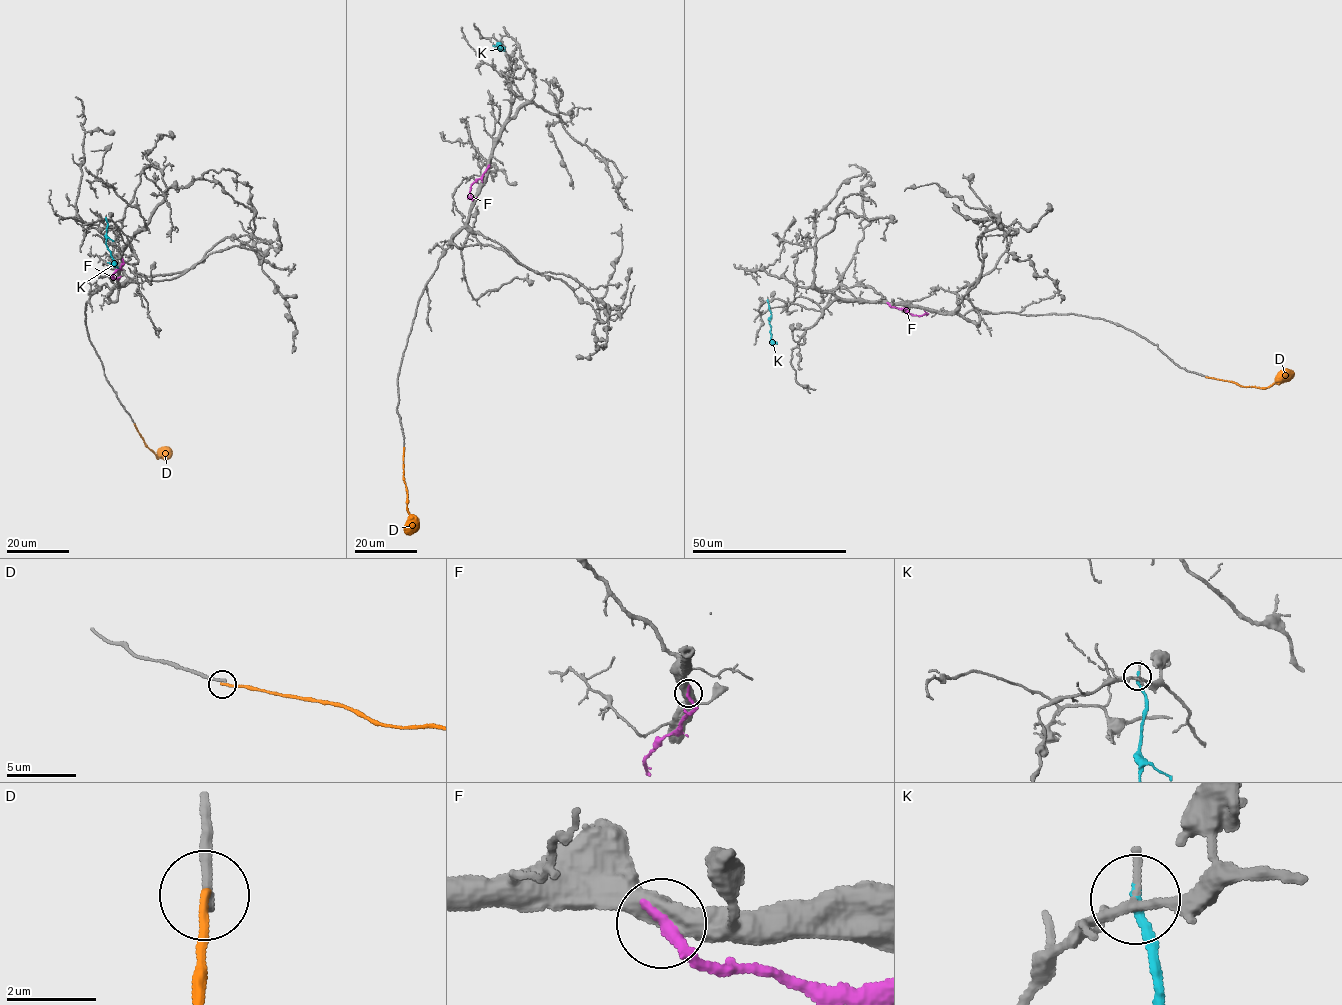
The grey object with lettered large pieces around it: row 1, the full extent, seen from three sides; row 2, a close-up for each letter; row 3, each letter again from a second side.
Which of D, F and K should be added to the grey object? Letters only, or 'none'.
none

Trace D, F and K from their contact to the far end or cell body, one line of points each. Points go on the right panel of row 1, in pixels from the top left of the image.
D: (1206, 377), (1260, 388), (1285, 381), (1293, 372)
F: (888, 304), (912, 315), (923, 314)
K: (767, 300), (771, 314), (771, 338), (777, 343)

